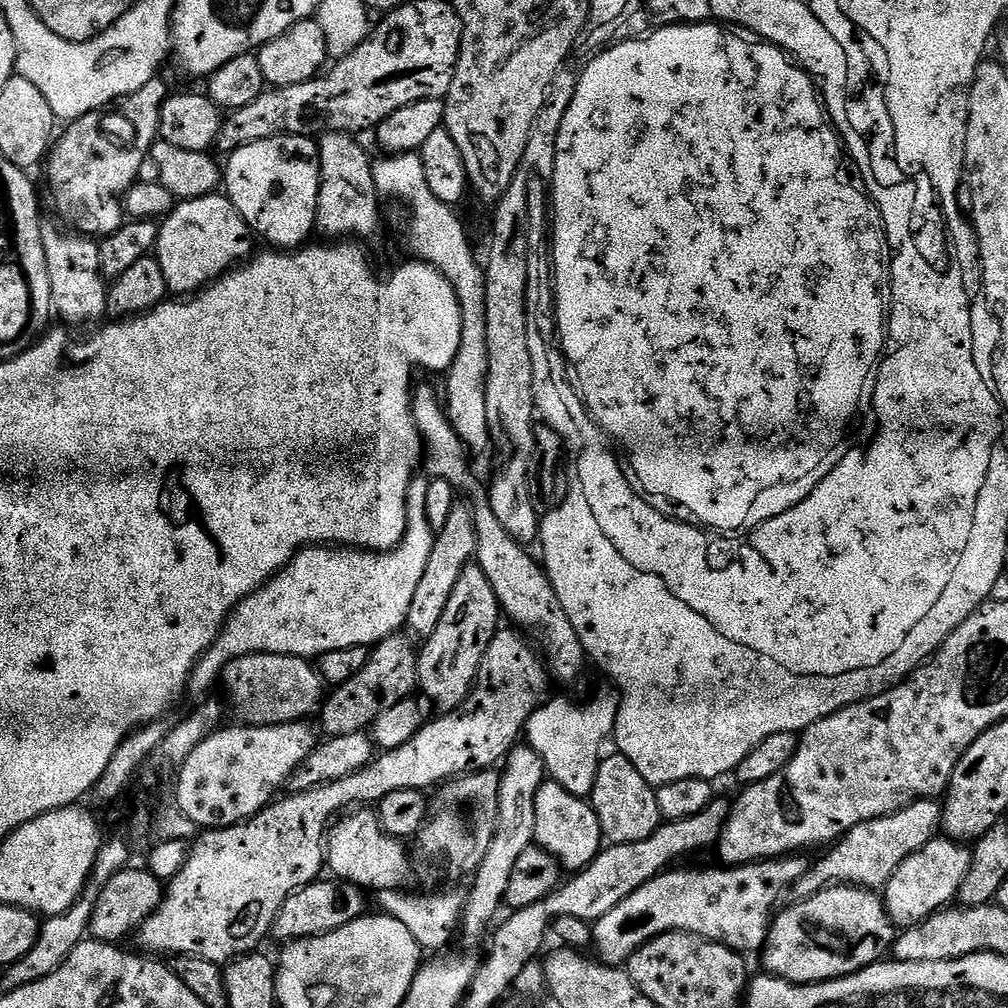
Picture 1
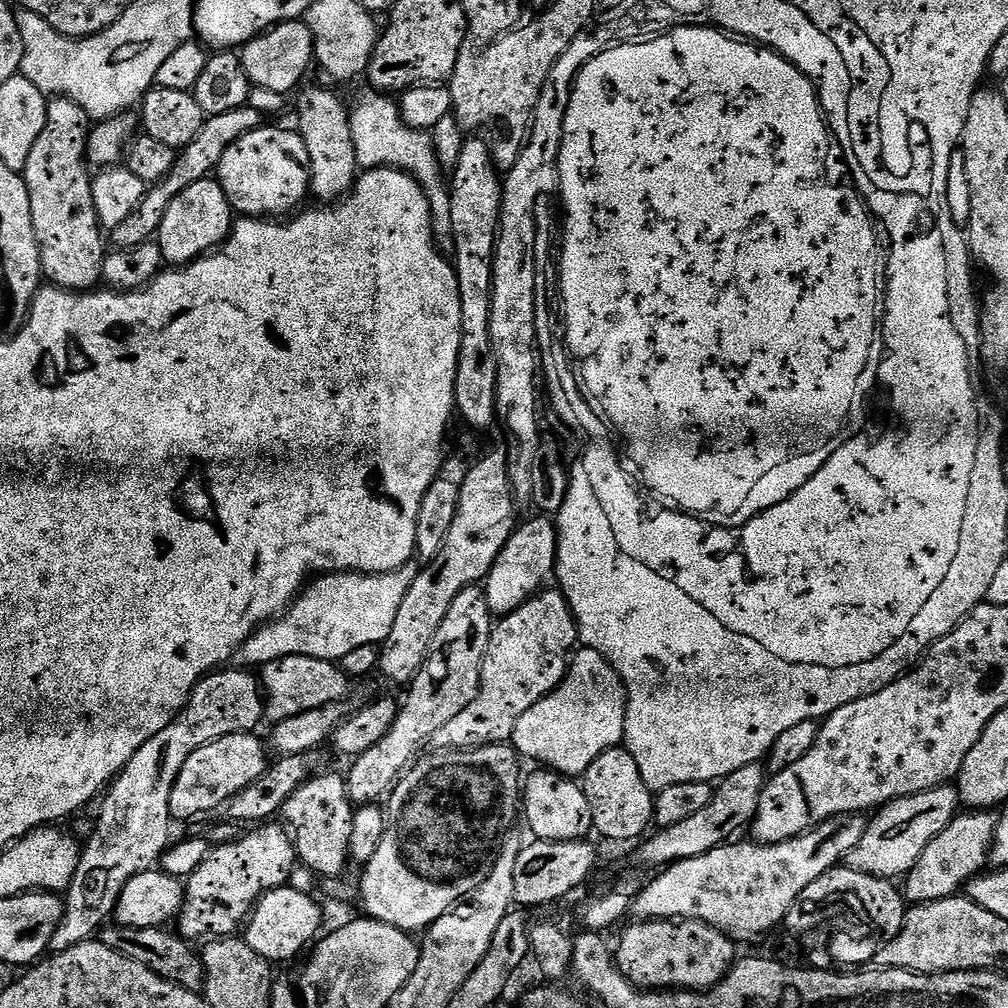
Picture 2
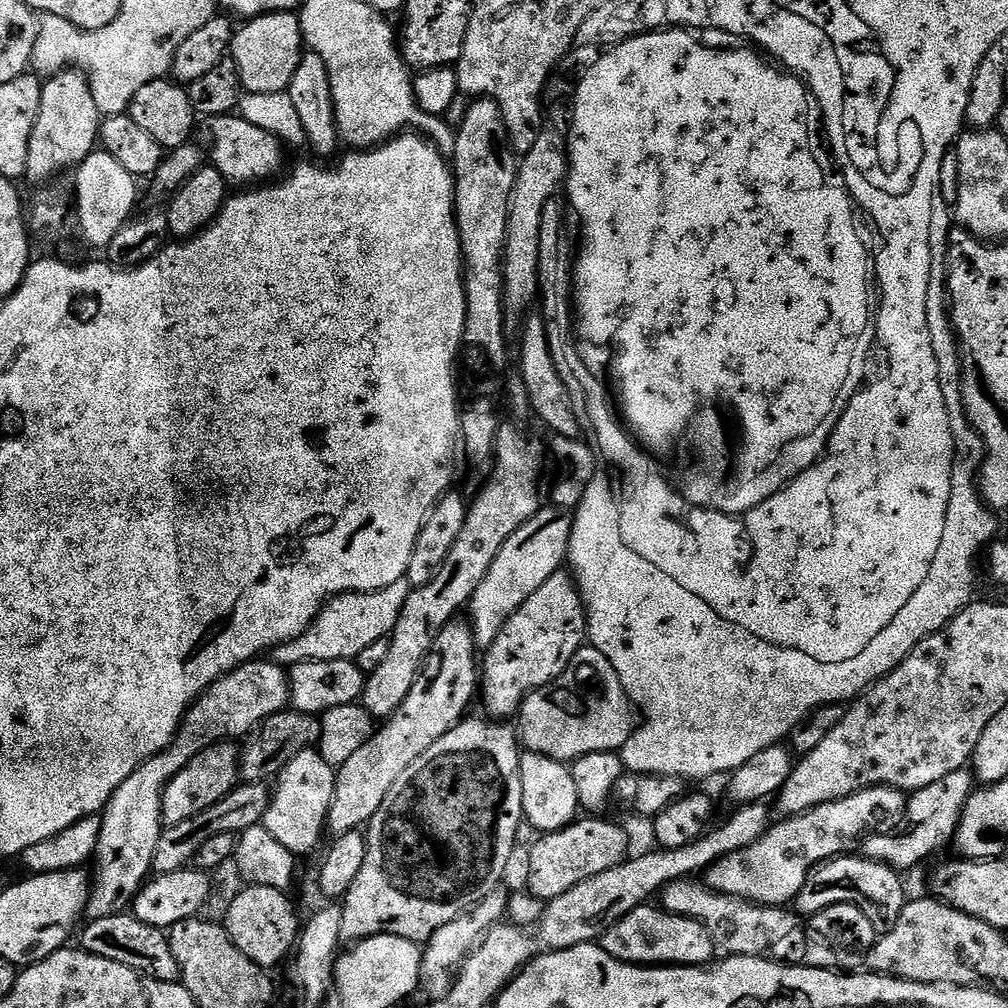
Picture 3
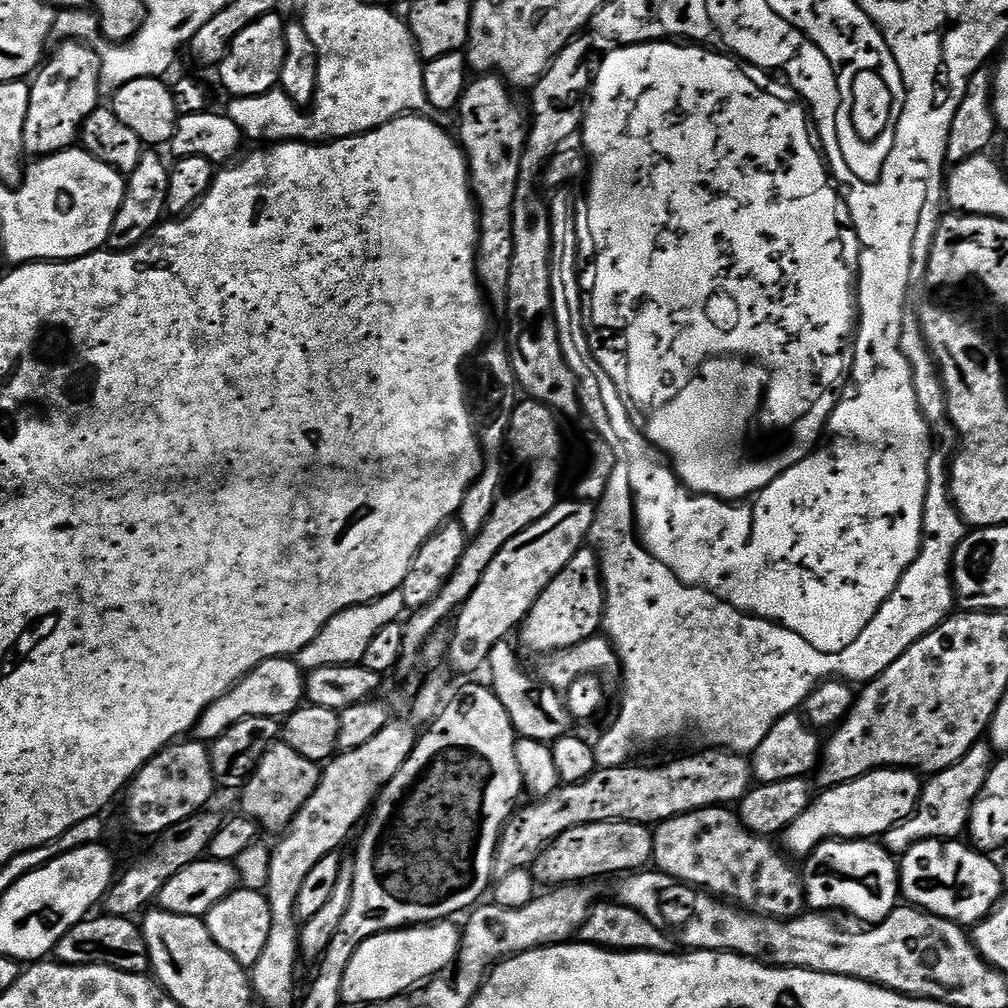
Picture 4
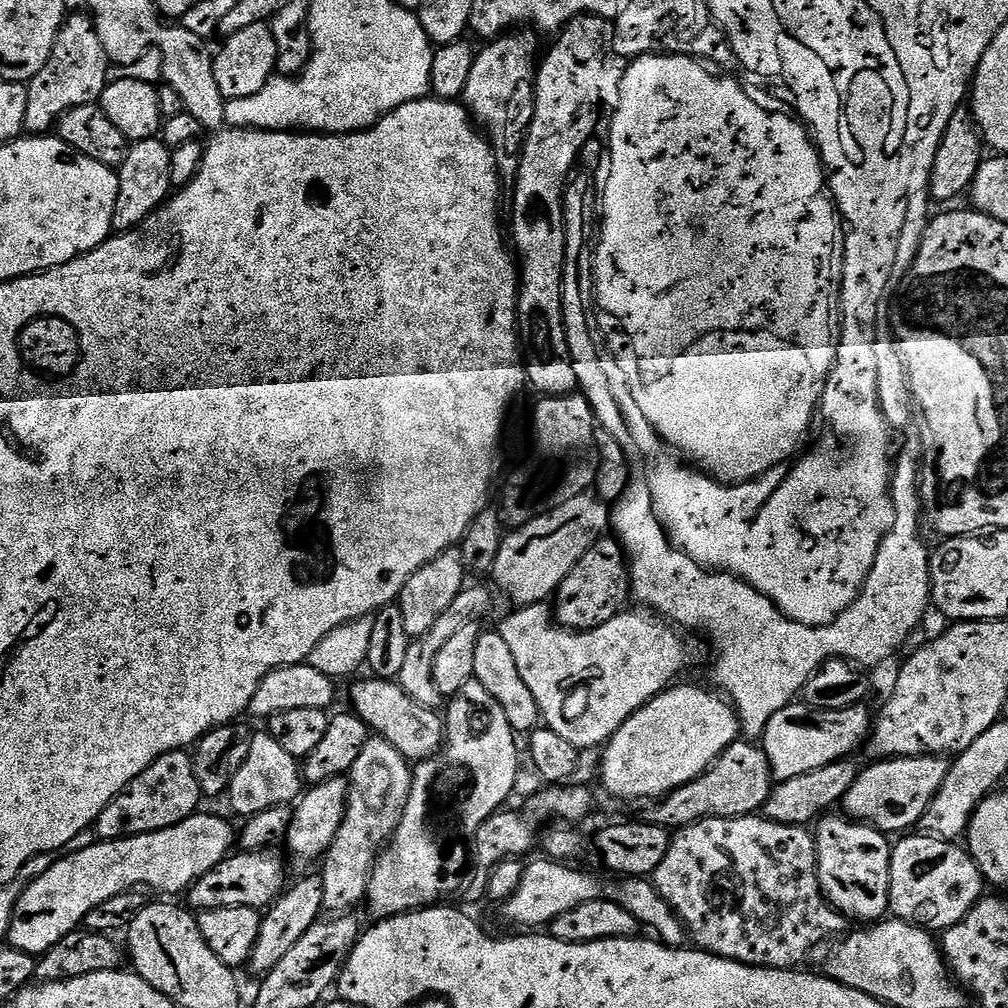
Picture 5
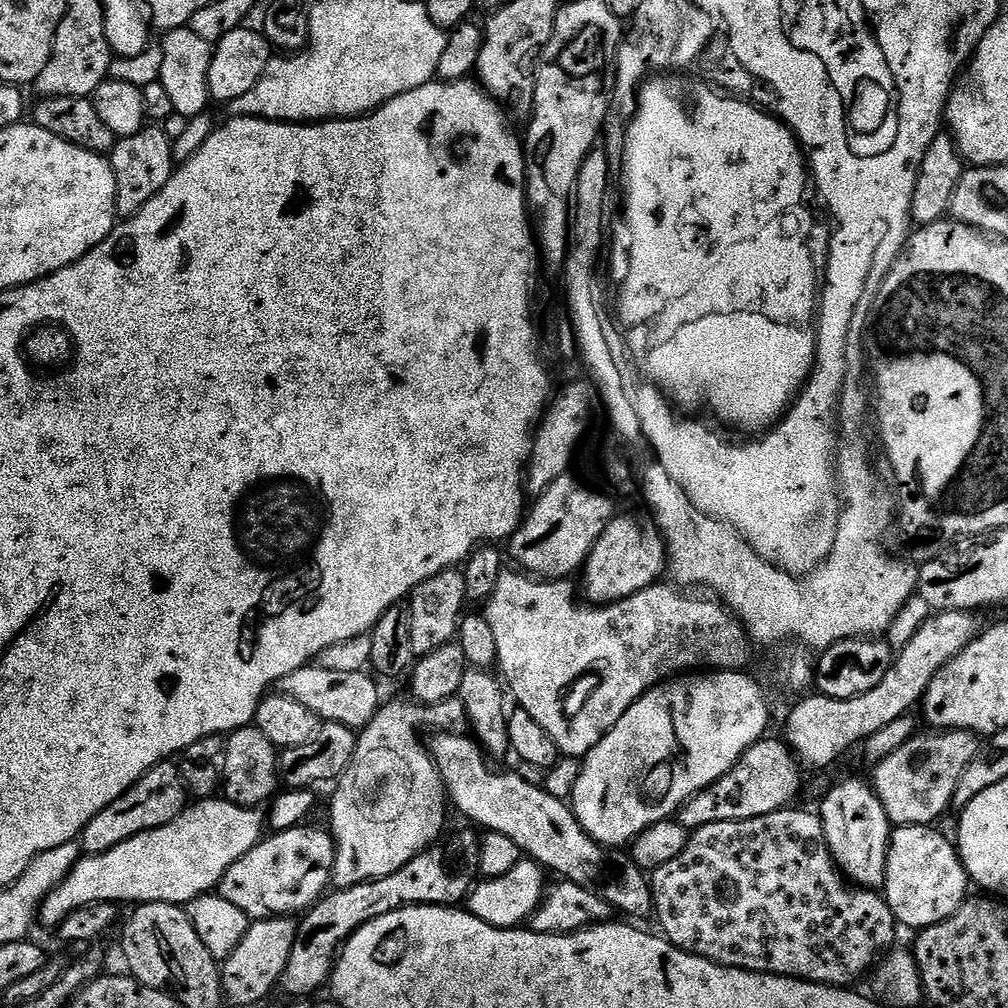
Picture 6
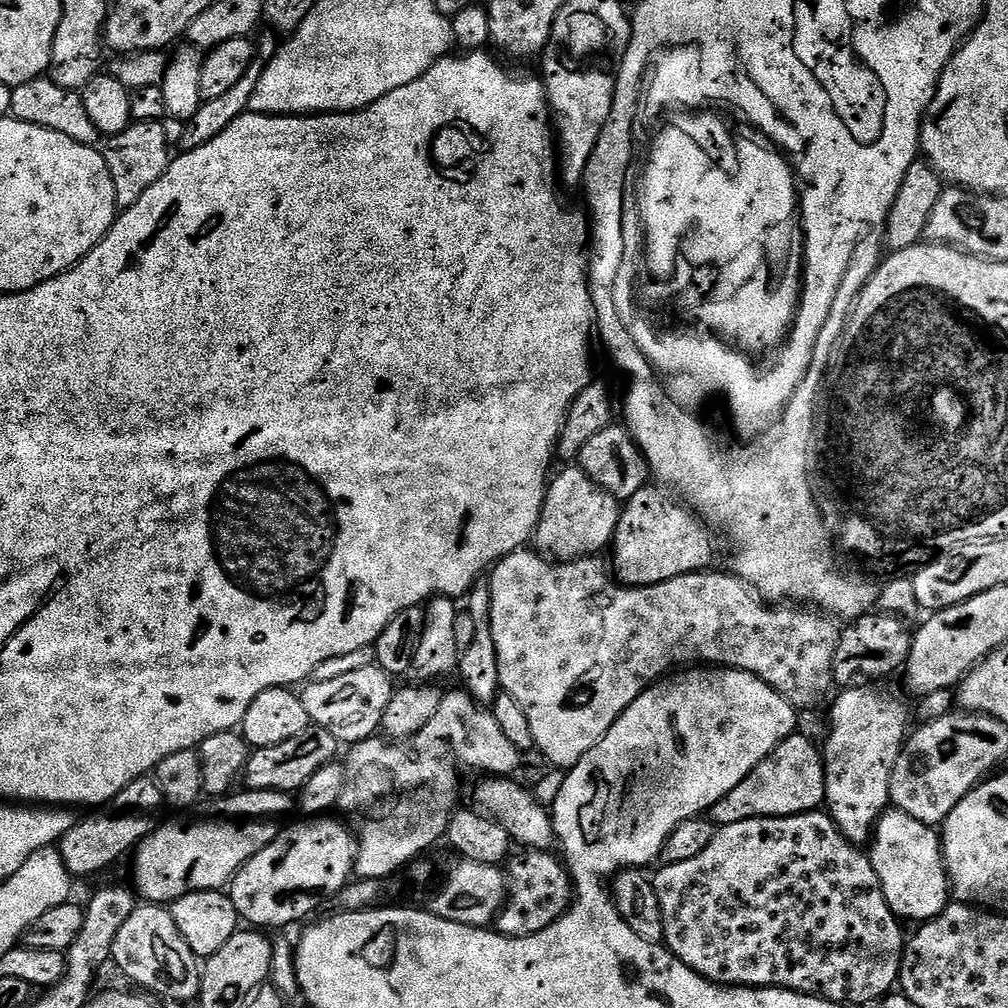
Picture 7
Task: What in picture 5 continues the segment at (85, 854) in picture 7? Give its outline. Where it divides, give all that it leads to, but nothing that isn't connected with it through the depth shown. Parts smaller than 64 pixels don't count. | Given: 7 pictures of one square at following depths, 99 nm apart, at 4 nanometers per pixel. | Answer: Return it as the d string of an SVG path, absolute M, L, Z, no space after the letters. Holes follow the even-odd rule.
M177 750L162 754L134 782L127 784L102 810L94 831L100 840L125 840L127 836L141 836L170 826L178 826L186 818L195 816L201 807L202 793L194 774L194 762L187 751Z

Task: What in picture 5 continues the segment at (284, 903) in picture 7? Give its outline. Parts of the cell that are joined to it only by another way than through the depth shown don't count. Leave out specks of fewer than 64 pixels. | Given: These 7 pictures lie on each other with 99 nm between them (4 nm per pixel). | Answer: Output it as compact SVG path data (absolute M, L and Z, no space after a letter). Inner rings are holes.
M237 851L229 854L210 874L198 878L186 893L187 903L193 909L225 908L226 906L246 906L257 910L267 909L276 903L286 891L284 884L284 864L271 851Z

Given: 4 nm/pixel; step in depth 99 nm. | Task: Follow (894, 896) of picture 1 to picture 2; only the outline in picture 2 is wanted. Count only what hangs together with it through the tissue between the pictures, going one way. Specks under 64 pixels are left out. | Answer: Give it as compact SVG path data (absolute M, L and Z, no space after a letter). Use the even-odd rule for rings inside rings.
M992 810L961 811L922 850L922 858L907 874L902 884L902 891L913 905L929 904L935 900L944 900L948 896L957 895L967 885L968 881L985 871L988 861L988 851L994 842L997 813ZM905 883L905 884L904 884Z

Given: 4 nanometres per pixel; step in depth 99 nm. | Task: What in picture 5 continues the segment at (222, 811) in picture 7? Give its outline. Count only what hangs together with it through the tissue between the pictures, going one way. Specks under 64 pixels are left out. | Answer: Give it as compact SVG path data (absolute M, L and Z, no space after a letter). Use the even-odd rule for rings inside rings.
M204 811L166 830L127 836L125 840L100 840L86 850L53 859L50 870L27 881L24 891L15 897L7 943L39 958L62 942L66 934L77 931L94 906L102 906L118 894L148 888L169 892L172 898L179 892L187 893L195 880L210 874L234 848L234 828L232 832L222 817Z

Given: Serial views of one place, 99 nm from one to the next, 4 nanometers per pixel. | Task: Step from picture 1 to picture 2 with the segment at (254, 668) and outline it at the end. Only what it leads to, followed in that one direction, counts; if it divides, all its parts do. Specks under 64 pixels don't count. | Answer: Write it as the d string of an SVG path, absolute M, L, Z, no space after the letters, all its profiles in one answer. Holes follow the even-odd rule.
M309 656L278 658L263 665L258 679L264 693L264 711L267 719L272 719L272 722L294 718L306 710L318 710L327 704L343 701L350 683L350 677L339 663Z

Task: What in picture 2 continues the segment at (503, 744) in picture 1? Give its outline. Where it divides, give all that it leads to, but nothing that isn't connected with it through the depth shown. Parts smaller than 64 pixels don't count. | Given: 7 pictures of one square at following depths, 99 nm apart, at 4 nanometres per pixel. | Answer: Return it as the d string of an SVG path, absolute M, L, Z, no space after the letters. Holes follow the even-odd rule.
M559 590L541 591L507 616L499 617L488 640L488 649L480 667L480 688L476 691L475 698L468 703L466 710L462 710L462 714L458 714L458 718L450 718L450 722L446 722L446 726L436 732L434 744L437 744L440 750L467 750L511 741L518 720L564 680L570 657L577 644L576 619L572 616L568 600ZM264 822L253 827L253 832L245 831L236 840L215 845L204 861L186 878L184 904L178 915L179 935L189 942L203 941L205 938L232 938L245 927L246 921L256 907L257 900L264 893L283 888L292 879L292 871L297 867L298 857L292 844L291 835L283 823Z

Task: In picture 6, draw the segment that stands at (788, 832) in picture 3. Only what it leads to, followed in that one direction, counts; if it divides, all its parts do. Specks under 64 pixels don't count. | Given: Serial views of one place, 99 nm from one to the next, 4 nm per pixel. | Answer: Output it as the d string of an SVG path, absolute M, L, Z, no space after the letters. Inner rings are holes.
M936 730L933 736L917 734L902 750L894 750L890 758L871 769L870 783L880 799L882 810L894 826L905 824L935 825L936 819L949 807L953 807L956 791L966 766L974 762L982 744L975 732Z

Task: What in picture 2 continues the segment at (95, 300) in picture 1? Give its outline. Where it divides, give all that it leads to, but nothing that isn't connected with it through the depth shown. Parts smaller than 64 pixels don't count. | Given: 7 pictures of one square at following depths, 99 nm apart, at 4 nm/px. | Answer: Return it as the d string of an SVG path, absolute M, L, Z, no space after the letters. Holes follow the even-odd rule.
M67 96L49 99L46 126L38 134L38 142L34 142L22 173L30 194L30 218L34 222L43 279L70 292L91 292L104 279L106 236L96 219L93 177L88 176L89 131L90 117L82 106Z

